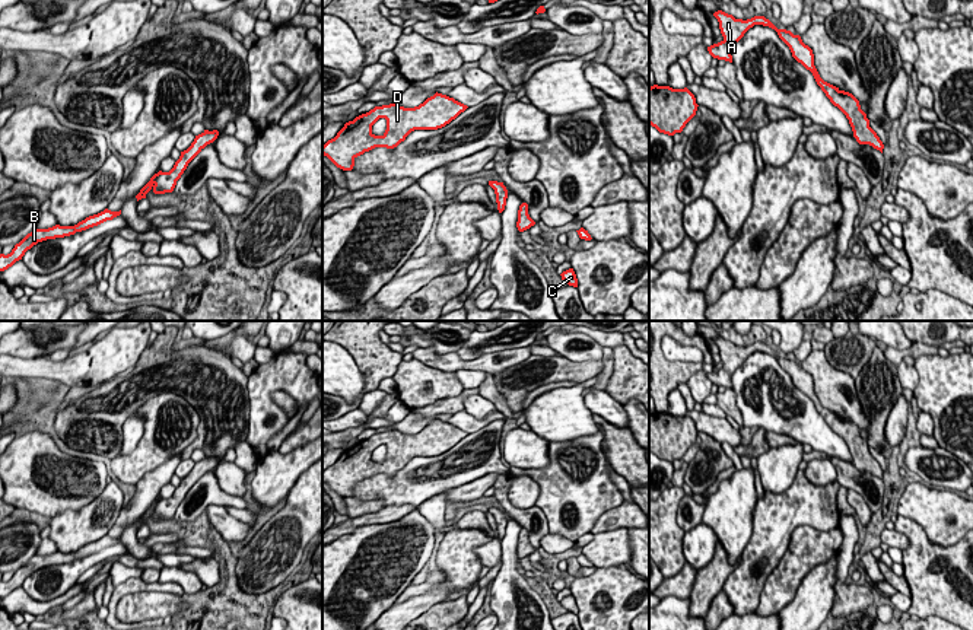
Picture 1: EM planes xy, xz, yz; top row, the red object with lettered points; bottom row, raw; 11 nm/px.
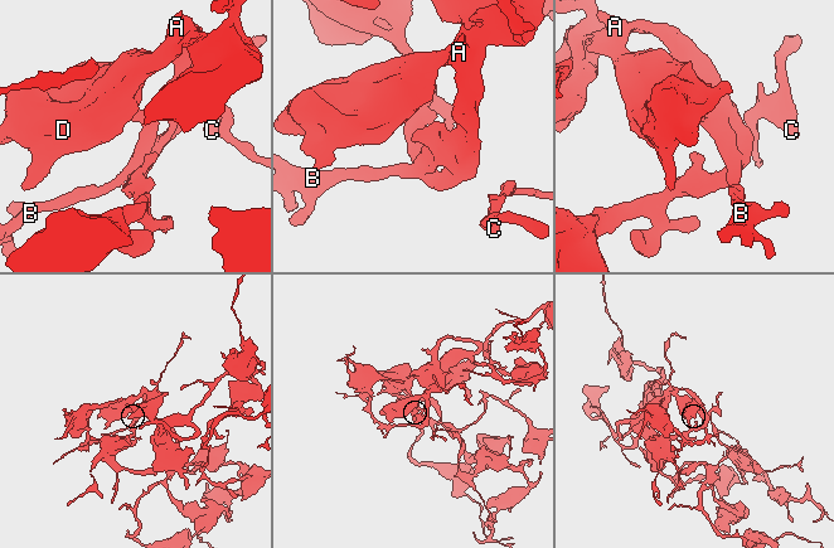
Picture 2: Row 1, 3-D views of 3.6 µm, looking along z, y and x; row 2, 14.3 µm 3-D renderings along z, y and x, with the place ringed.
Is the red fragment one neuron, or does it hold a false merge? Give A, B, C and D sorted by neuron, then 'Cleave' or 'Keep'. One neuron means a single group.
Groups: A B C D. Keep

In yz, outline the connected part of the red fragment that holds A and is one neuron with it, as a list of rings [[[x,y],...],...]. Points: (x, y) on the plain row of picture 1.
[[[722,337],[715,338],[713,343],[718,346],[719,356],[724,363],[721,369],[708,373],[708,378],[713,385],[732,389],[732,373],[754,351],[763,351],[775,356],[779,365],[789,373],[792,384],[813,400],[817,411],[830,426],[830,429],[846,442],[856,468],[859,471],[869,471],[883,480],[884,471],[877,459],[869,454],[869,446],[867,445],[867,440],[861,436],[859,427],[852,420],[840,417],[839,414],[824,408],[820,404],[814,392],[813,376],[802,369],[799,362],[794,362],[791,357],[786,356],[778,356],[764,343],[754,343],[751,346],[743,347],[735,346],[732,341],[728,341]]]

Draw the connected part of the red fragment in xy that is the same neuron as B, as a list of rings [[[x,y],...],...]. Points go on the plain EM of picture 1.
[[[105,535],[104,538],[93,541],[93,542],[89,542],[74,553],[55,551],[55,553],[48,554],[48,556],[34,556],[19,570],[15,572],[15,575],[12,576],[10,580],[7,580],[7,582],[0,580],[0,598],[7,596],[16,588],[22,586],[25,579],[28,576],[31,576],[34,572],[36,572],[38,569],[74,561],[76,559],[82,559],[82,557],[86,557],[89,554],[98,553],[106,547],[112,547],[114,544],[117,544],[120,541],[121,541],[121,537],[120,538],[111,538],[111,537]]]

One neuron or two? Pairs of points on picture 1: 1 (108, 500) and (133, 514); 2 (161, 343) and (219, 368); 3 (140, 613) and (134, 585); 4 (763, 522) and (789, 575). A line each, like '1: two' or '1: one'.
1: two
2: one
3: two
4: two

